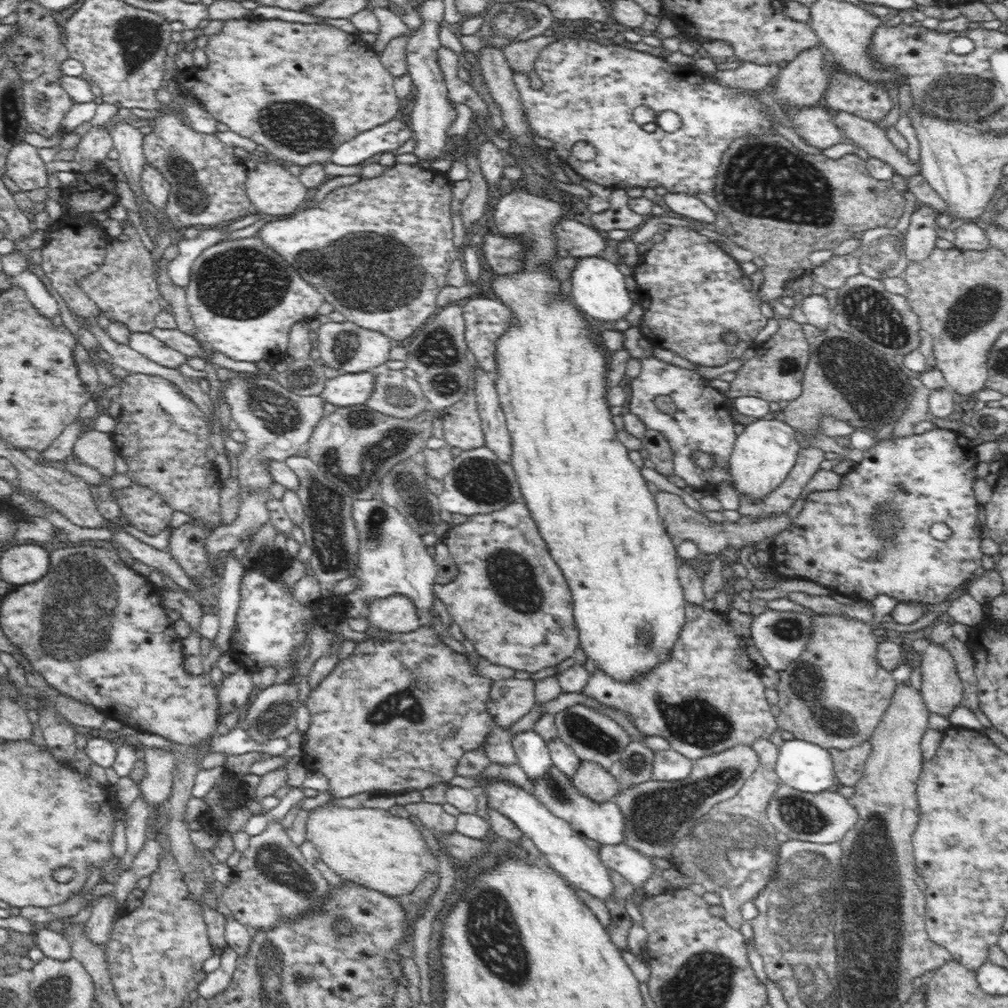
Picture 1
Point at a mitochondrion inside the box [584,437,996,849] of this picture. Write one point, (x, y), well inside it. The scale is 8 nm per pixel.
(890, 532)

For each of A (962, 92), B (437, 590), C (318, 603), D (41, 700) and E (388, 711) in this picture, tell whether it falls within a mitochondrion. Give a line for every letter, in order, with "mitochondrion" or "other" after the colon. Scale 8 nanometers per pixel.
A: mitochondrion
B: other
C: other
D: other
E: mitochondrion

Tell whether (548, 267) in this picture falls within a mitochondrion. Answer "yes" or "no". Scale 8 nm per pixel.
no

